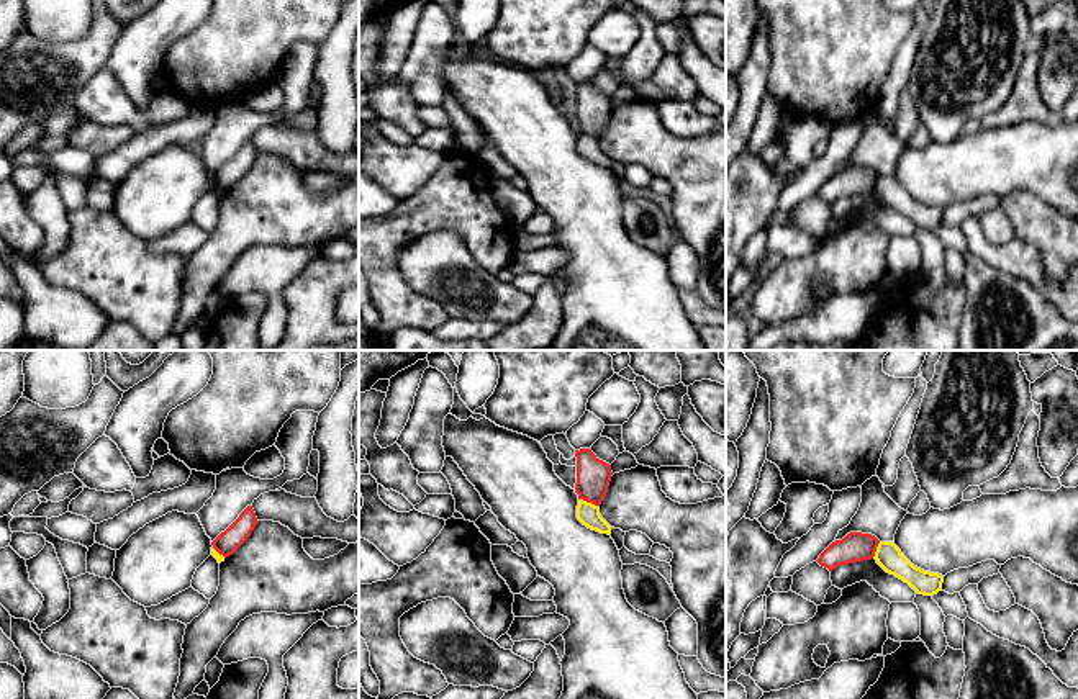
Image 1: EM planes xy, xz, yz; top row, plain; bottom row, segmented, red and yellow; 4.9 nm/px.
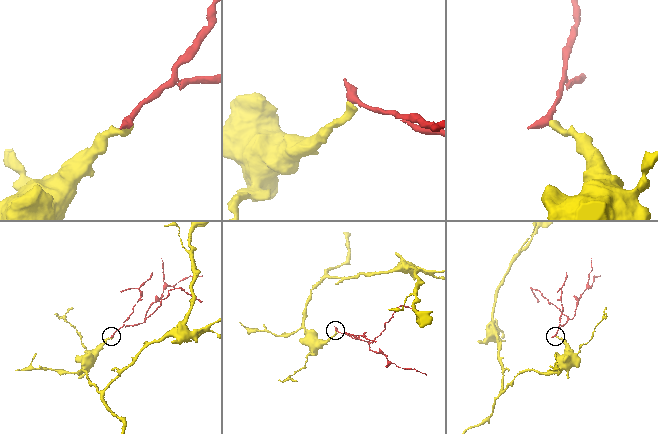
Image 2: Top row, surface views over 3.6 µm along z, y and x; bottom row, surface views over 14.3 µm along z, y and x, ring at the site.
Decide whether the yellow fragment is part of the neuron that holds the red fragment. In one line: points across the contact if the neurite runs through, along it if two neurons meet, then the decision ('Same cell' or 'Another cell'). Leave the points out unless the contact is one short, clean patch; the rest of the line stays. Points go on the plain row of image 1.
Boundary: xz (579, 131), (597, 139). Another cell

